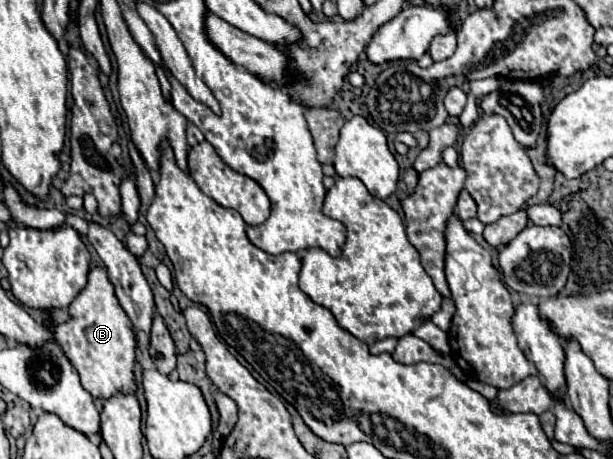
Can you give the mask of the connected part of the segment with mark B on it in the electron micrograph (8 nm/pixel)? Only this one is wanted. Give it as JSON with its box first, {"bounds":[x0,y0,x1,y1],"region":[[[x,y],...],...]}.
{"bounds":[53,267,135,399],"region":[[[93,267],[89,271],[89,283],[85,291],[67,309],[71,321],[59,325],[53,333],[55,341],[61,343],[65,355],[77,367],[83,387],[93,397],[109,399],[113,391],[135,391],[133,381],[133,361],[135,361],[135,333],[133,325],[123,311],[115,287],[109,281],[105,267]]]}

